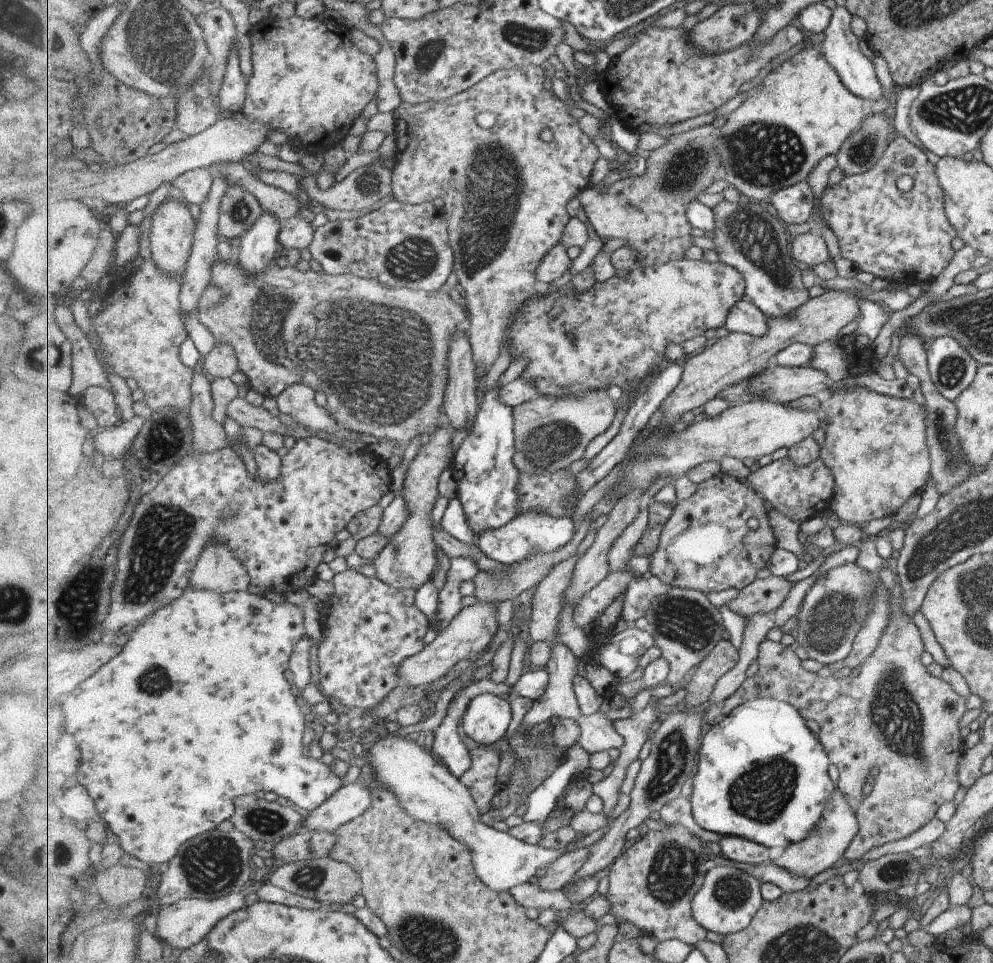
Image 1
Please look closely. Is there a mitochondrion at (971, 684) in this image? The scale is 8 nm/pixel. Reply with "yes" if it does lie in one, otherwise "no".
no

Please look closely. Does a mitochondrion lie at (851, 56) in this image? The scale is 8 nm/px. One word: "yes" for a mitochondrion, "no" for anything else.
no

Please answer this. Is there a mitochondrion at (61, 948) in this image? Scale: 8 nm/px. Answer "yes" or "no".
no

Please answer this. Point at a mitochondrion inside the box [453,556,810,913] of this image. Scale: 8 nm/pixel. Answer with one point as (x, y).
(760, 794)

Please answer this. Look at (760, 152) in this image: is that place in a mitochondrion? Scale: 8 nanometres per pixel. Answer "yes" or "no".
yes

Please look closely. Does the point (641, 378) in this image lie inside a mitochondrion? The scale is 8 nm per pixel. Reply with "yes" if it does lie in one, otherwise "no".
no

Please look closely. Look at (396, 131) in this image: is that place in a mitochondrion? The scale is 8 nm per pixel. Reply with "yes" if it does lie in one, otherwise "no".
no

